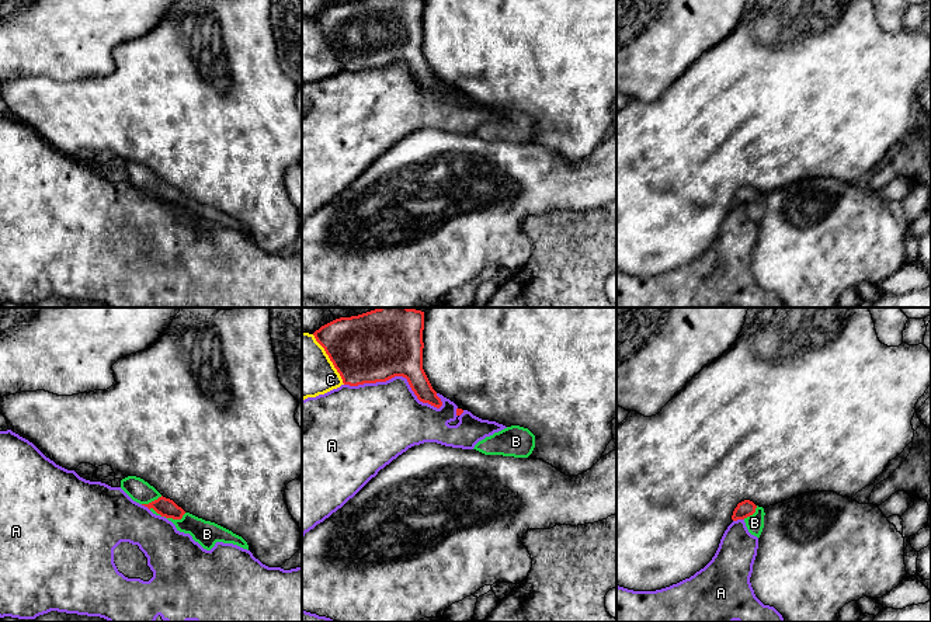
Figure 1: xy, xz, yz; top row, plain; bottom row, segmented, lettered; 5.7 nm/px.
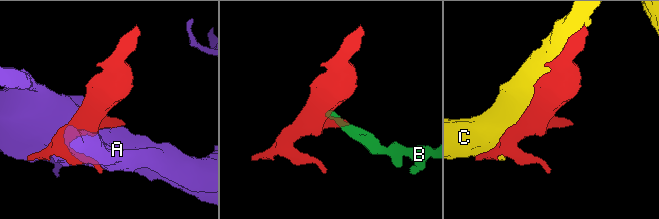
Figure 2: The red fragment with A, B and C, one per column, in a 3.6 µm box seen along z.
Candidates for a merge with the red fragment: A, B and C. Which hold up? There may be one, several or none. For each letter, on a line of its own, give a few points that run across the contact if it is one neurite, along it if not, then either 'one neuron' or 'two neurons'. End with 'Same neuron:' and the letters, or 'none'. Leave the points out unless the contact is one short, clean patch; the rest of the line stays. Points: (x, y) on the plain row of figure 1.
A: two neurons
B: line xy (166, 193), (174, 204), (207, 219); one neuron
C: two neurons
Same neuron: B

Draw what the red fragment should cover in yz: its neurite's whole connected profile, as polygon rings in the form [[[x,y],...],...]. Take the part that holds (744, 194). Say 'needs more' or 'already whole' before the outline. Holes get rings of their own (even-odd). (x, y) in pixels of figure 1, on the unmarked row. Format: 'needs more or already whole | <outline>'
needs more | [[[744,185],[739,188],[734,194],[732,205],[743,205],[746,208],[748,218],[760,223],[764,213],[764,201],[765,198],[762,192],[755,191],[750,185]]]

